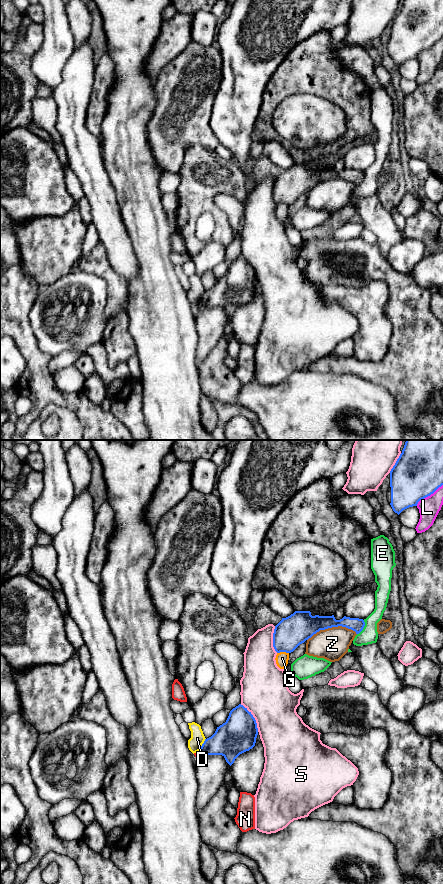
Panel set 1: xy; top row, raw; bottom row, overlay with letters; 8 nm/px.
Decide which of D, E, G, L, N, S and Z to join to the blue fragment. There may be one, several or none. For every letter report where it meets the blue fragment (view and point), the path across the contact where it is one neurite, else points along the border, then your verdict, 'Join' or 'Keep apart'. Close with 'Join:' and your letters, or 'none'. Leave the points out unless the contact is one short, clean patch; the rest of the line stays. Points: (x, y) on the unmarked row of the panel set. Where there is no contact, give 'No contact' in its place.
D: Touches blue at xy (202, 296). Boundary: xy (205, 290), (199, 302). Keep apart
E: Touches blue at xy (363, 179). Keep apart
G: Touches blue at xy (282, 203). Keep apart
L: Touches blue at xy (428, 47). Keep apart
N: Touches blue at xy (201, 304). Keep apart
S: Touches blue at xy (253, 269). Keep apart
Z: Touches blue at xy (331, 179). Keep apart
Join: none

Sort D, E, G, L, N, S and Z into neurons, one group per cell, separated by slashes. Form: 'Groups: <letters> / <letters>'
Groups: D / E / G / L / N / S / Z

